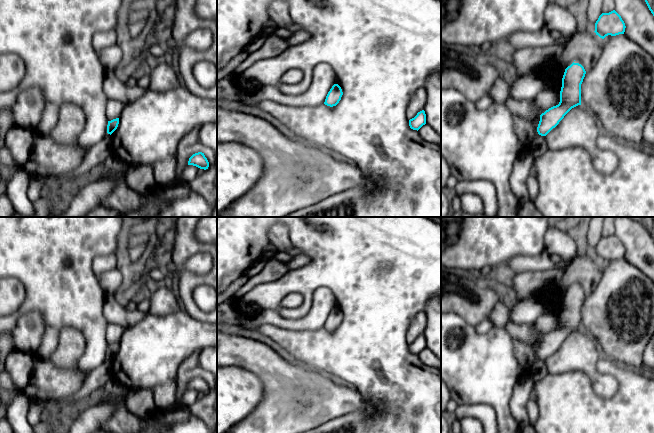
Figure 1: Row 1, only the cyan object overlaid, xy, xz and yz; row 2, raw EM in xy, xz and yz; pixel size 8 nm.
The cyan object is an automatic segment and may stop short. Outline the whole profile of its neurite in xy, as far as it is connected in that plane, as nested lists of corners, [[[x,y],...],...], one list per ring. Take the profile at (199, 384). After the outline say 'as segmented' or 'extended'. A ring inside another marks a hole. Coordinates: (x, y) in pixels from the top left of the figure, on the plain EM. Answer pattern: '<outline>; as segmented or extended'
[[[198,376],[198,377],[193,378],[189,382],[188,389],[193,389],[200,393],[206,394],[209,391],[209,386],[207,382],[205,381],[204,377]]]; as segmented

